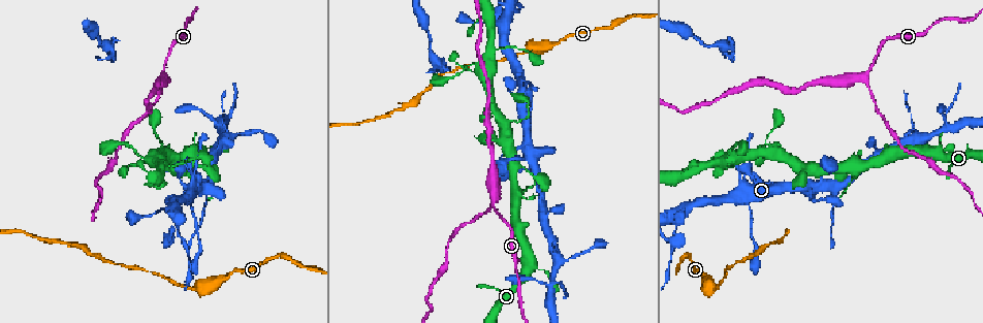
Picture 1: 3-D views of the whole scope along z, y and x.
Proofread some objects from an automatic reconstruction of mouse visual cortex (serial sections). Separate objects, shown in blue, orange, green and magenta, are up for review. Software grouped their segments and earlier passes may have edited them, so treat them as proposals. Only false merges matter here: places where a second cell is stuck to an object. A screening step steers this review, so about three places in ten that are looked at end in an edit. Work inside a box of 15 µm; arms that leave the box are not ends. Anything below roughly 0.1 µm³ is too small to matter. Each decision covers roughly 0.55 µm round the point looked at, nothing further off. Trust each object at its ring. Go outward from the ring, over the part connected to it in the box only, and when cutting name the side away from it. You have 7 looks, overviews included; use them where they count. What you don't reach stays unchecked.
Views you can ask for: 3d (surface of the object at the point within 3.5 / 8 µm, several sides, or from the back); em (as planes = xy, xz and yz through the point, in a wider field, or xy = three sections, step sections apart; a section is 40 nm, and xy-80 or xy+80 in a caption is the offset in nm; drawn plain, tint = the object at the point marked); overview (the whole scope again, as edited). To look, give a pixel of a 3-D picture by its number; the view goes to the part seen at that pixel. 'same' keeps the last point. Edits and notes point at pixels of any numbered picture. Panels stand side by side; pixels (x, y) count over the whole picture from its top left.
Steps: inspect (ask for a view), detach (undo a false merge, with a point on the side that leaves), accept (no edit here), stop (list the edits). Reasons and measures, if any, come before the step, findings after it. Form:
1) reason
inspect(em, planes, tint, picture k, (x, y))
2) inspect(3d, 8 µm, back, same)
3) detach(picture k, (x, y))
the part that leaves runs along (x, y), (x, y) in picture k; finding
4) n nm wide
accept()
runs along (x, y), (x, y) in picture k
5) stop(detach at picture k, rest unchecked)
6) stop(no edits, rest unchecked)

arms part here
inspect(3d, 3.5 µm, picture 1, (948, 125))

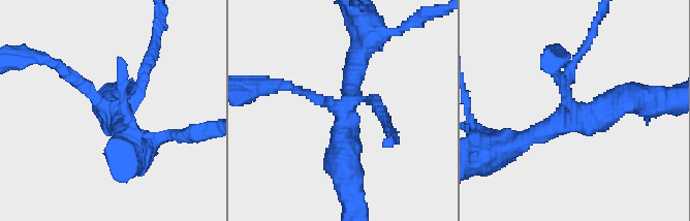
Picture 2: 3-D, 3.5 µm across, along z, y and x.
now the EM
inspect(em, planes, tint, picture 2, (569, 113))

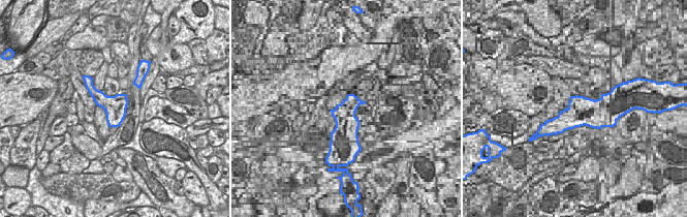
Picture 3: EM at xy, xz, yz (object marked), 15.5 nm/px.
accept()
runs along (515, 147), (570, 112), (636, 99) in picture 2; all the same cell

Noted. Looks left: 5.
two arms in line, one across
inspect(3d, 3.5 µm, back, picture 1, (490, 50))

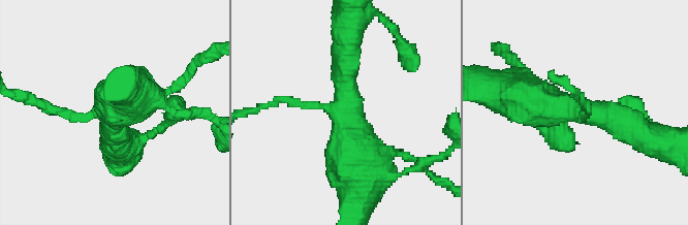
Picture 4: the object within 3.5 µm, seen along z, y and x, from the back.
3 arms; arms of 150, 400, 700 nm
inspect(em, xy, step 3, tint, picture 4, (346, 110))

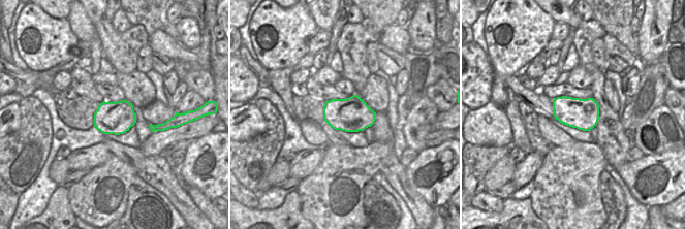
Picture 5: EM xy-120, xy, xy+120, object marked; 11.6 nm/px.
accept()
runs along (513, 94), (640, 132) in picture 4; one cell here

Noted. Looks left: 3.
arms part here
inspect(3d, 8 µm, picture 1, (494, 205))

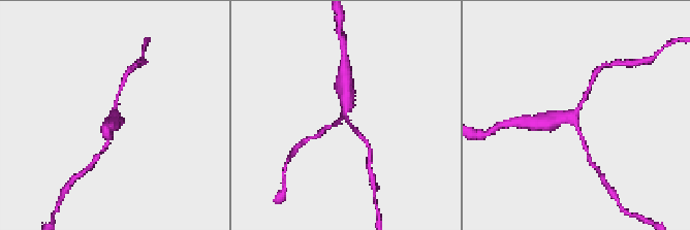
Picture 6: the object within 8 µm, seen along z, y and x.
shape alone is not enough
inspect(em, xy, step 1, tint, picture 6, (346, 114))

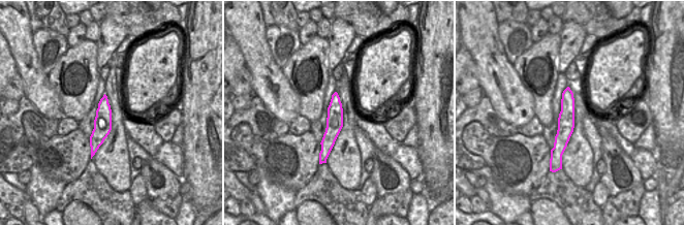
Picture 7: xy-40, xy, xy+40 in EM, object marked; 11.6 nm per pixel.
190 nm wide
accept()
runs along (567, 91), (565, 130), (554, 157) in picture 7; continuous, no second cell

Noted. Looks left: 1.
stop(no edits, rest unchecked)

